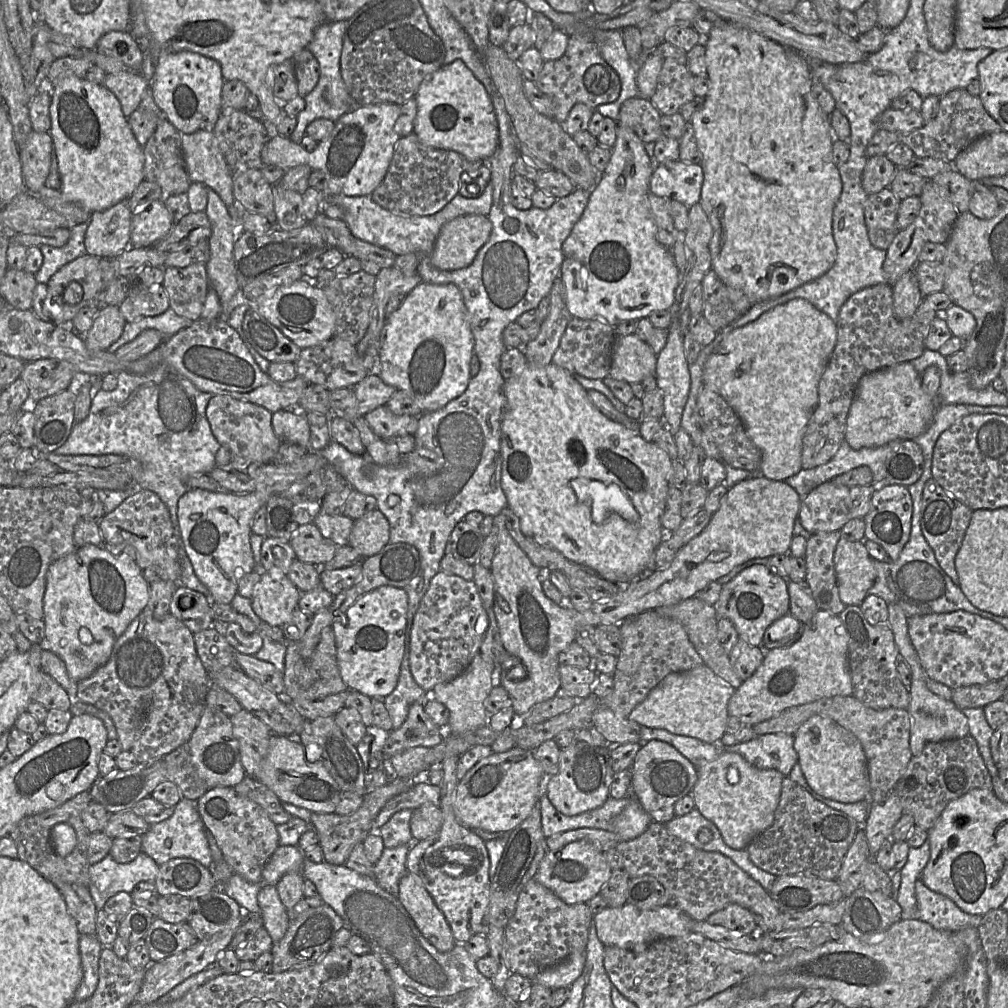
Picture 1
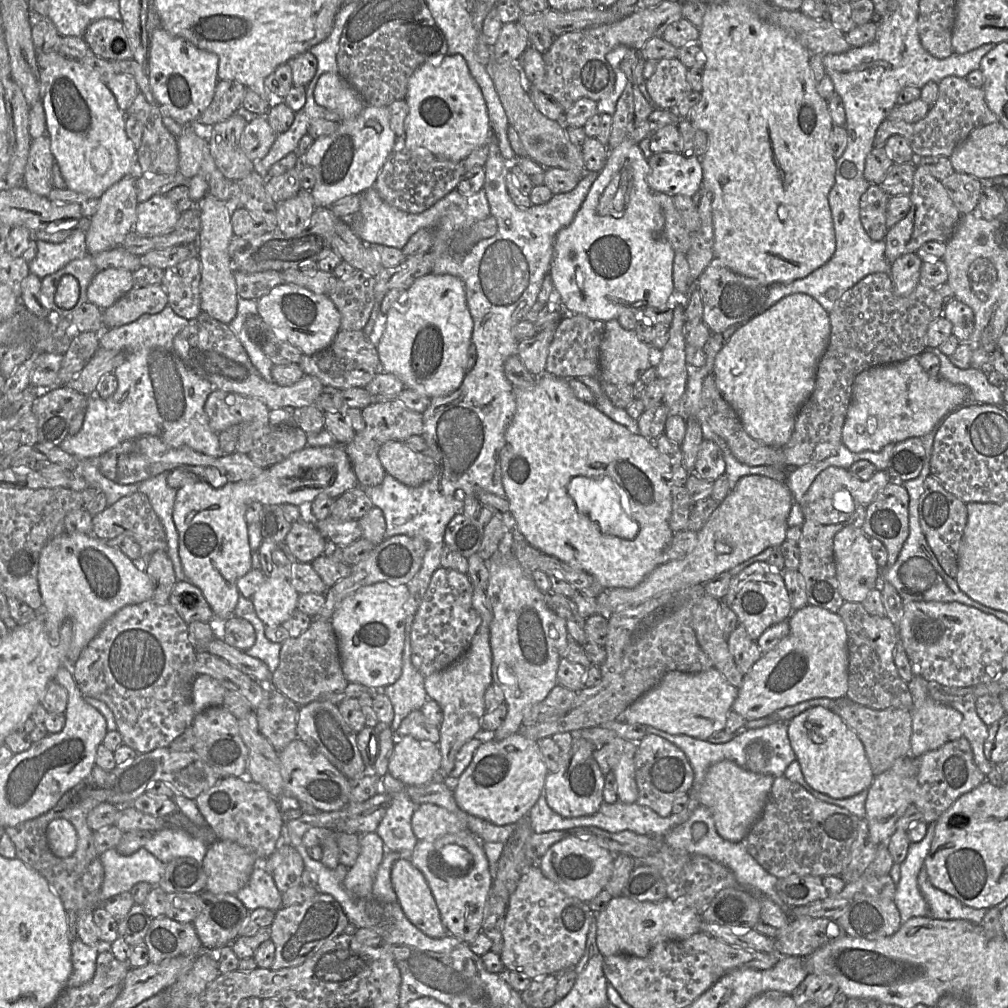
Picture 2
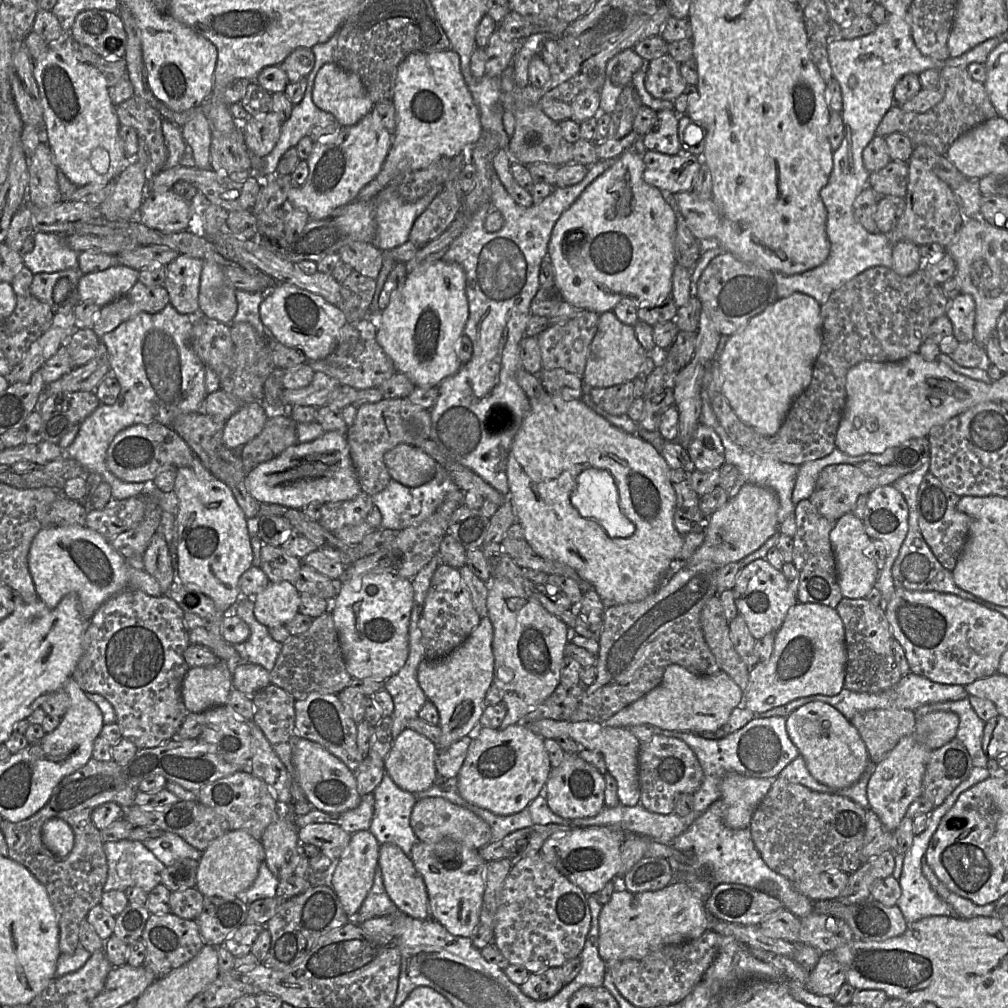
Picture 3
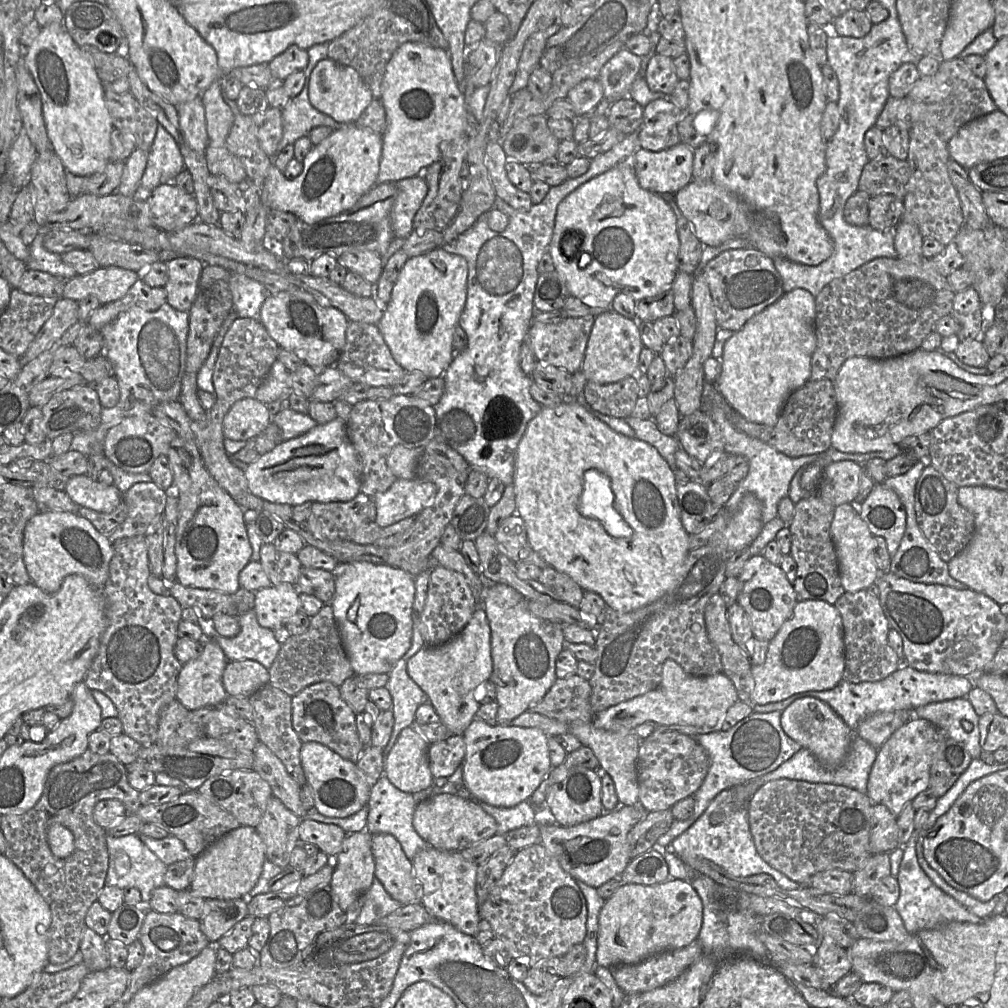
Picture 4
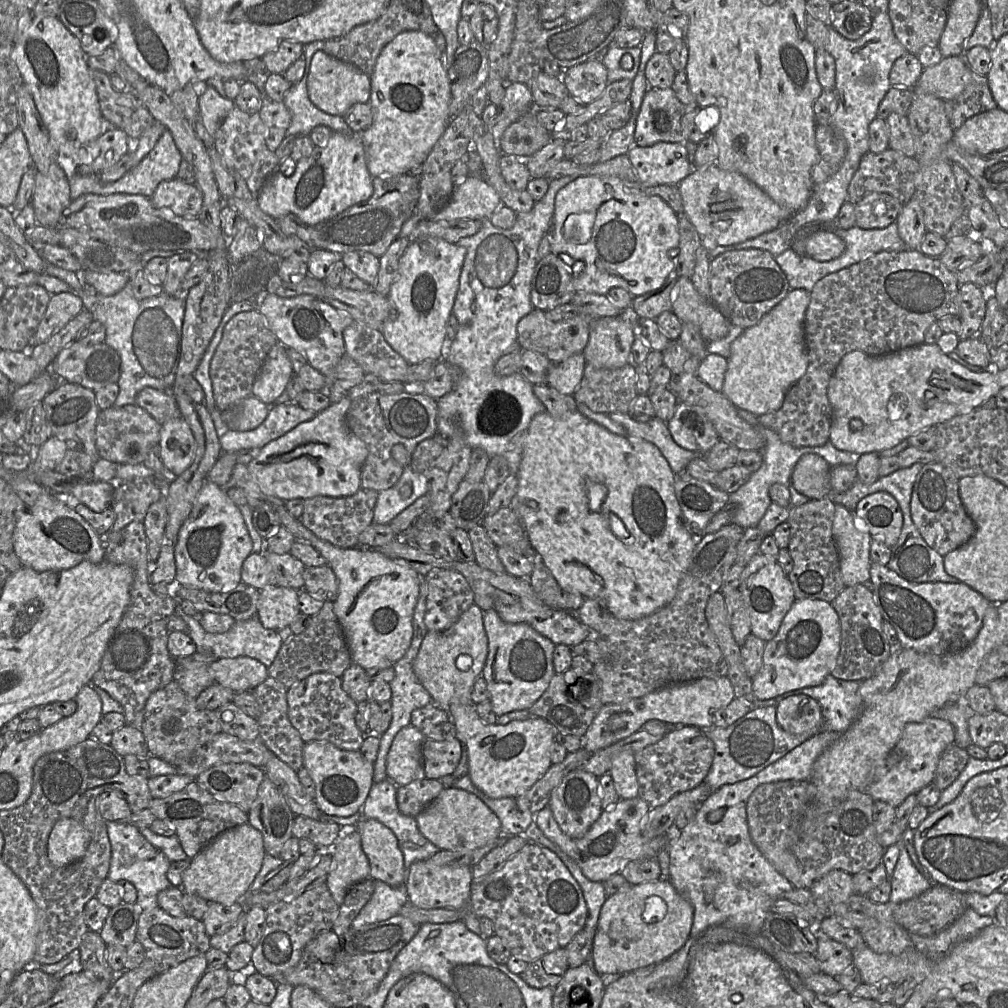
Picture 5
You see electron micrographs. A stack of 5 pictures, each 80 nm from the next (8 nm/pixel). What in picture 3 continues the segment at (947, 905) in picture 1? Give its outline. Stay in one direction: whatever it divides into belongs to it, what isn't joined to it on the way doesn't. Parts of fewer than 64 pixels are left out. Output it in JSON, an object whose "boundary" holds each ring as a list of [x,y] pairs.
{"boundary":[[[925,856],[921,860],[921,869],[923,875],[931,884],[935,892],[947,902],[953,909],[957,917],[964,919],[971,919],[976,917],[990,917],[994,916],[995,902],[986,905],[977,905],[971,900],[961,897],[950,891],[934,874],[925,860]]]}

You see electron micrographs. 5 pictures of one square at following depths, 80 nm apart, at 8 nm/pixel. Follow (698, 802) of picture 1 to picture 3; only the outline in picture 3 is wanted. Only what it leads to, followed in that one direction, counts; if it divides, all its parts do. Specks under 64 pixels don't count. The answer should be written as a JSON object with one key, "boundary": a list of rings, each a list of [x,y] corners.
{"boundary":[[[728,772],[721,782],[724,822],[731,829],[750,828],[752,816],[777,777],[756,778]]]}

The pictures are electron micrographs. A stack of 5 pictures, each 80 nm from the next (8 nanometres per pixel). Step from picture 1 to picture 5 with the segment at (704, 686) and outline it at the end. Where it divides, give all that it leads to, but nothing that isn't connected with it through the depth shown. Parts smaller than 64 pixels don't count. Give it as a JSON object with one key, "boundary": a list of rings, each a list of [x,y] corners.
{"boundary":[[[720,676],[670,684],[642,697],[607,704],[601,708],[587,732],[580,738],[581,748],[593,754],[641,730],[650,720],[710,729],[714,726],[714,713],[725,708],[734,699],[735,694],[729,678]]]}

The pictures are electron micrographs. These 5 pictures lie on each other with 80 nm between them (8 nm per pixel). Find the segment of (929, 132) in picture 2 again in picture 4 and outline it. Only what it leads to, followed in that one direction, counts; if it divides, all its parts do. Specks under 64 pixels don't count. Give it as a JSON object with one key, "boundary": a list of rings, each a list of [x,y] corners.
{"boundary":[[[963,58],[941,61],[938,71],[947,76],[951,82],[952,91],[947,98],[936,103],[923,103],[911,99],[908,95],[903,98],[889,96],[875,125],[881,130],[892,125],[905,126],[909,131],[915,123],[923,123],[932,127],[938,136],[948,143],[963,125],[997,110],[984,79],[977,77]]]}

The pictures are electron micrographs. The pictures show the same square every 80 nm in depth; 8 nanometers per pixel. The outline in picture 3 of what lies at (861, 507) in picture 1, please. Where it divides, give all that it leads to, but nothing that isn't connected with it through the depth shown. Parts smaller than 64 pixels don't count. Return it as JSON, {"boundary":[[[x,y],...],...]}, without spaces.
{"boundary":[[[832,464],[820,472],[809,500],[820,515],[830,521],[837,521],[846,513],[853,512],[860,495],[870,494],[880,486],[892,485],[901,476],[901,470],[893,464],[881,466],[878,474],[872,477],[866,476],[857,465]]]}

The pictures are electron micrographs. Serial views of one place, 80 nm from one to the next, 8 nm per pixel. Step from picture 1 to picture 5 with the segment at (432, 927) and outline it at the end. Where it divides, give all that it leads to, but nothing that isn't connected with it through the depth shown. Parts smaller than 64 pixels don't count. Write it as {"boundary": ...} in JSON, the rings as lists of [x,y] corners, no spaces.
{"boundary":[[[362,819],[356,826],[361,846],[370,864],[370,877],[391,887],[405,884],[407,868],[392,830],[375,819]]]}

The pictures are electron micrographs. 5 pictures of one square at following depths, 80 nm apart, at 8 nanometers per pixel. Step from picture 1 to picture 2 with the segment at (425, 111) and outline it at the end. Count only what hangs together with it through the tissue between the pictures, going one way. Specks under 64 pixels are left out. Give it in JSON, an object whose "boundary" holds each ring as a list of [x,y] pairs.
{"boundary":[[[446,55],[441,61],[429,61],[421,65],[409,79],[405,101],[409,106],[409,113],[405,120],[404,136],[410,152],[417,155],[432,153],[438,158],[460,161],[467,158],[473,150],[489,143],[491,126],[487,105],[461,55]]]}

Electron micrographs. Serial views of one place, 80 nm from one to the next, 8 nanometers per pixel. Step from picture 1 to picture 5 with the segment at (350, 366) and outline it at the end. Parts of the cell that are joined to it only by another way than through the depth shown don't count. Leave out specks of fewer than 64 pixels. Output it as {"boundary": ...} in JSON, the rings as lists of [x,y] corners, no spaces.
{"boundary":[[[354,321],[344,330],[343,336],[346,355],[355,360],[366,374],[374,374],[383,382],[402,382],[406,384],[411,365],[388,344],[379,329]]]}

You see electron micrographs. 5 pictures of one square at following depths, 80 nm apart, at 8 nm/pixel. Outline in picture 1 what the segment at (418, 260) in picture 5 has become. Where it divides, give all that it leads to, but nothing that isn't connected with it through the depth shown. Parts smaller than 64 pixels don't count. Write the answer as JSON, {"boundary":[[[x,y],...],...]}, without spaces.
{"boundary":[[[422,281],[386,319],[380,335],[378,375],[386,384],[408,393],[422,413],[433,412],[465,392],[471,378],[469,366],[473,353],[474,337],[460,289],[452,283],[431,284]]]}

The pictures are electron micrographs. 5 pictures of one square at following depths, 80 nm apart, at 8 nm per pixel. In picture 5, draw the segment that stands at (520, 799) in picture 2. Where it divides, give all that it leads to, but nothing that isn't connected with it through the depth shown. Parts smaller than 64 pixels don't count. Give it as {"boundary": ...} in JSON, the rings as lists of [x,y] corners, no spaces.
{"boundary":[[[450,703],[447,712],[456,729],[455,737],[467,748],[470,779],[490,798],[516,798],[530,789],[552,765],[551,746],[556,730],[538,716],[513,720],[506,725],[485,724],[475,710],[476,705]]]}

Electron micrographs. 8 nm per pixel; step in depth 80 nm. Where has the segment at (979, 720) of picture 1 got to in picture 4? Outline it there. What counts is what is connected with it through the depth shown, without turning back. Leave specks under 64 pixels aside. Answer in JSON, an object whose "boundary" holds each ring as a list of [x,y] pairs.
{"boundary":[[[966,697],[920,706],[913,715],[913,718],[929,720],[944,737],[963,743],[972,759],[980,759],[979,716]]]}

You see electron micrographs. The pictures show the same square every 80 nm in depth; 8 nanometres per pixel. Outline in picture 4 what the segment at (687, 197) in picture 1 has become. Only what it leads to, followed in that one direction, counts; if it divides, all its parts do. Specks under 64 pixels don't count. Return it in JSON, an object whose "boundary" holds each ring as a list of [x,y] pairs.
{"boundary":[[[683,142],[661,151],[638,148],[631,157],[640,186],[660,195],[675,195],[692,181],[693,160],[693,150]]]}

